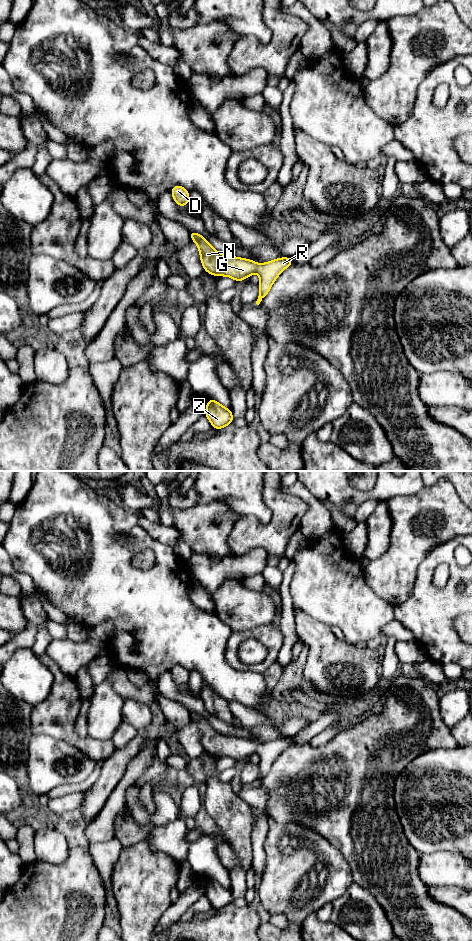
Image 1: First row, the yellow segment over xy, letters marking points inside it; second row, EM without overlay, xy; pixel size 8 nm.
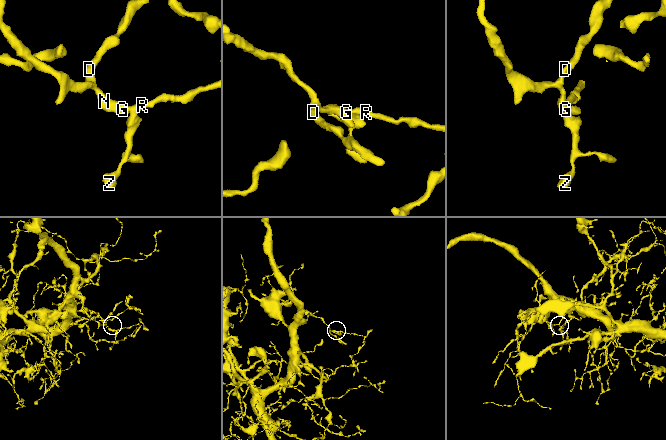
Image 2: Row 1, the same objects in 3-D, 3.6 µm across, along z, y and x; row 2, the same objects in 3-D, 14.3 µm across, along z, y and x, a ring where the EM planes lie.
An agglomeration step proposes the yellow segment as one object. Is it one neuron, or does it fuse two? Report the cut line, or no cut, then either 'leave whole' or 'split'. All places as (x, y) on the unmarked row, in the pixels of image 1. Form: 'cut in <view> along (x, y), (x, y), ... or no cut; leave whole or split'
no cut; leave whole

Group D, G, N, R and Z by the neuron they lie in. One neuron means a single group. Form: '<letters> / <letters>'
D G N R Z

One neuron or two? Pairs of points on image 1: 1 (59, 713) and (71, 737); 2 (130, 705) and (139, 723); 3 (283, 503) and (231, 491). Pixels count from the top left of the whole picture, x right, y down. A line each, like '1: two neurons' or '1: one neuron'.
1: one neuron
2: one neuron
3: two neurons

